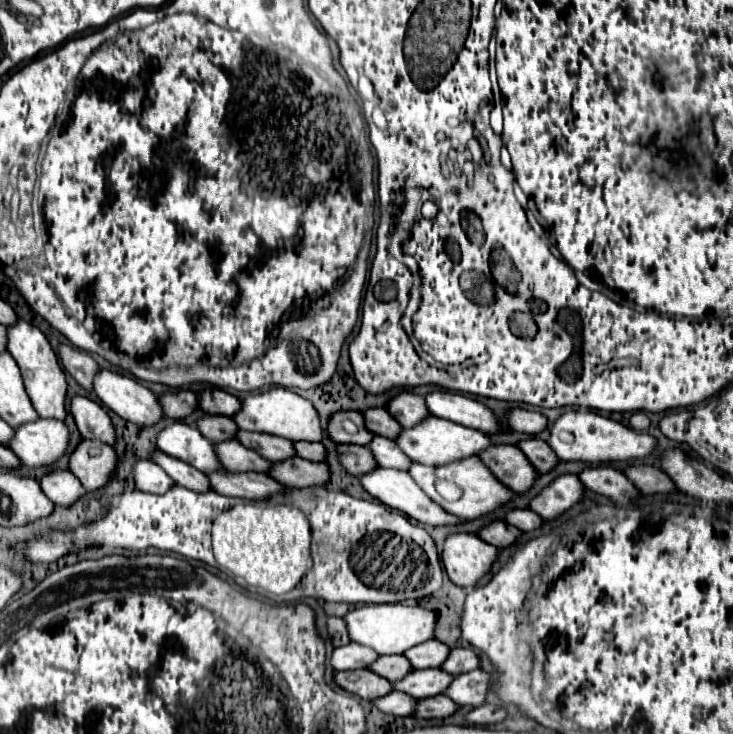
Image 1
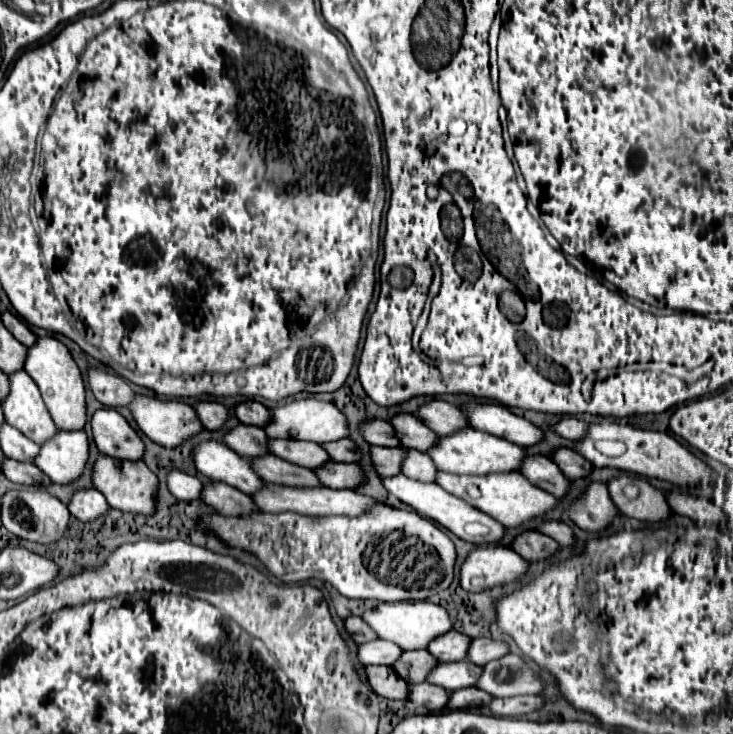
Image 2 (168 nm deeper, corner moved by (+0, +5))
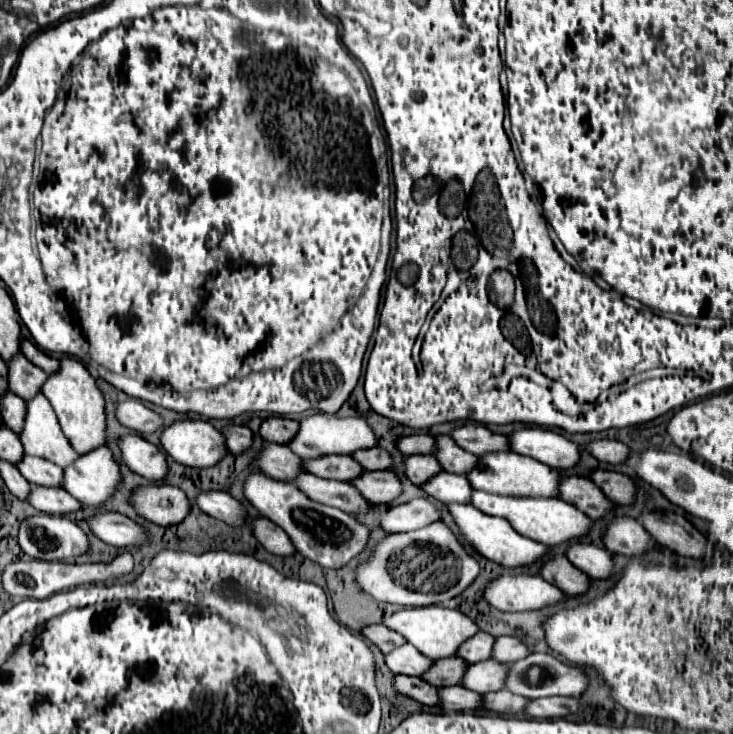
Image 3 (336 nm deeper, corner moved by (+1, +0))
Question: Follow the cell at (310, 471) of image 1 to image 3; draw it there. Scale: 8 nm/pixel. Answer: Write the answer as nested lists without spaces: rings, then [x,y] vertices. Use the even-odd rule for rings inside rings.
[[[365,471],[349,481],[369,503],[381,505],[401,493],[401,483],[391,471]]]

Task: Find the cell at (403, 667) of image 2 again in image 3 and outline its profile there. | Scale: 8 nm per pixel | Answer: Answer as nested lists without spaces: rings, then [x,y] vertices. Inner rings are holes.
[[[445,657],[433,661],[433,665],[421,675],[423,681],[427,681],[433,687],[449,687],[449,685],[459,685],[461,673],[465,673],[465,665],[459,657]]]

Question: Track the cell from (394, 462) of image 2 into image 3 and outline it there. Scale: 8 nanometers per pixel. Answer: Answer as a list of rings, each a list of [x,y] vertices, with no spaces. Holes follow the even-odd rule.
[[[409,455],[405,457],[405,475],[413,485],[421,485],[423,477],[433,477],[433,473],[439,473],[441,467],[437,467],[437,461],[433,461],[433,455]]]

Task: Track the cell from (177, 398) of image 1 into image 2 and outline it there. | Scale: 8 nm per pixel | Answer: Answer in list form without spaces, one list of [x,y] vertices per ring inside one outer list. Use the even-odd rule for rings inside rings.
[[[198,402],[198,404],[194,404],[194,408],[206,430],[216,432],[216,430],[224,428],[224,424],[228,420],[228,408],[224,408],[218,402]]]

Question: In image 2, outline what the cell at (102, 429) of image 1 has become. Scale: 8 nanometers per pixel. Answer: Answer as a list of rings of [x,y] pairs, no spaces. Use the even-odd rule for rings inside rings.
[[[112,408],[92,416],[92,434],[98,450],[116,460],[142,460],[144,442],[138,432]]]

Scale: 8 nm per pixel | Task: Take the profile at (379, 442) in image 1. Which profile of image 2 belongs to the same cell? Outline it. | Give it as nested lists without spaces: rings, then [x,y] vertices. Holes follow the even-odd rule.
[[[408,450],[408,456],[402,464],[402,474],[406,474],[412,480],[422,480],[422,482],[434,482],[434,476],[438,476],[436,464],[430,460],[428,454],[422,454],[418,450]]]

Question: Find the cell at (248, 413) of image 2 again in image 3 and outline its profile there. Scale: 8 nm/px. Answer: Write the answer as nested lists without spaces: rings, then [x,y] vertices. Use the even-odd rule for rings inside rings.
[[[269,417],[261,423],[259,433],[265,441],[285,445],[285,443],[289,443],[289,437],[293,437],[293,433],[297,433],[297,421],[289,419],[289,417]]]

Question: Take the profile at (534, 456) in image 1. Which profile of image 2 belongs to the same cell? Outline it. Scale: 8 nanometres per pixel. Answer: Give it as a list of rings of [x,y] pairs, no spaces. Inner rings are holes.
[[[560,448],[558,452],[552,454],[552,460],[560,466],[560,470],[570,478],[570,480],[578,480],[578,478],[586,478],[592,472],[592,464],[586,462],[584,456],[578,456],[574,450],[568,448]]]

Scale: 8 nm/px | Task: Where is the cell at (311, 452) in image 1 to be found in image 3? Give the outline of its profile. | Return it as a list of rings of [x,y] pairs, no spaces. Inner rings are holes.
[[[373,447],[373,449],[359,449],[351,455],[363,469],[367,471],[379,471],[379,469],[389,469],[391,467],[391,457],[387,451]]]

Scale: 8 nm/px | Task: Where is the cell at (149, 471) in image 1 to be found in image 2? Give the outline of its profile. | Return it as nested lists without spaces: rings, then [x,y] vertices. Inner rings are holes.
[[[172,470],[168,474],[168,488],[178,500],[200,500],[202,494],[202,480],[196,476],[190,476],[180,470]]]

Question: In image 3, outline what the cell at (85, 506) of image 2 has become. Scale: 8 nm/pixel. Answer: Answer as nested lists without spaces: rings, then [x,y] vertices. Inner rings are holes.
[[[97,513],[87,519],[89,529],[105,543],[115,547],[137,547],[143,543],[141,527],[121,513]]]

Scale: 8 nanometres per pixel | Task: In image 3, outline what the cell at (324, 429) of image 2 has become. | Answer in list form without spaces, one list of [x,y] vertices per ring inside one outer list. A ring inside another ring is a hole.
[[[315,413],[299,421],[299,431],[287,443],[287,447],[299,457],[319,457],[327,453],[351,455],[357,449],[369,449],[375,445],[375,435],[371,427],[361,417],[335,417],[327,413]]]

